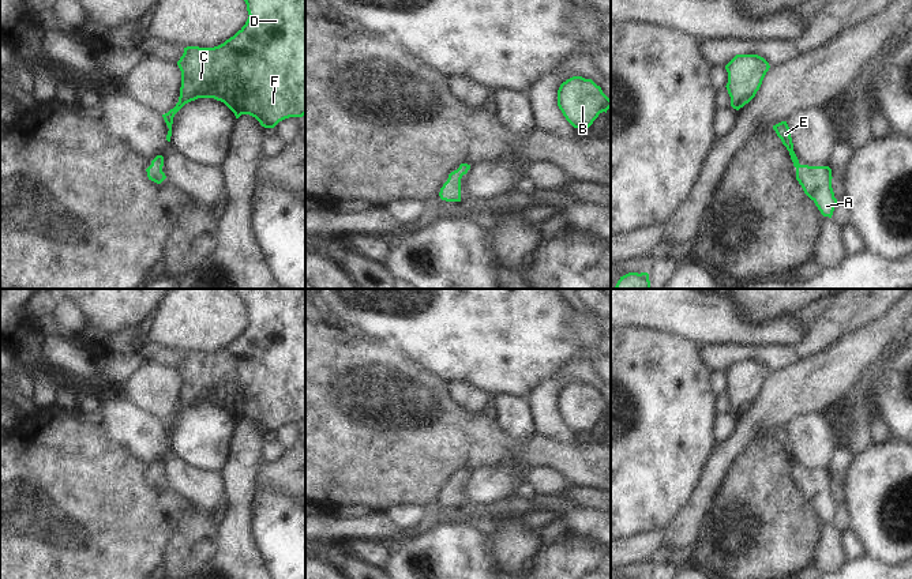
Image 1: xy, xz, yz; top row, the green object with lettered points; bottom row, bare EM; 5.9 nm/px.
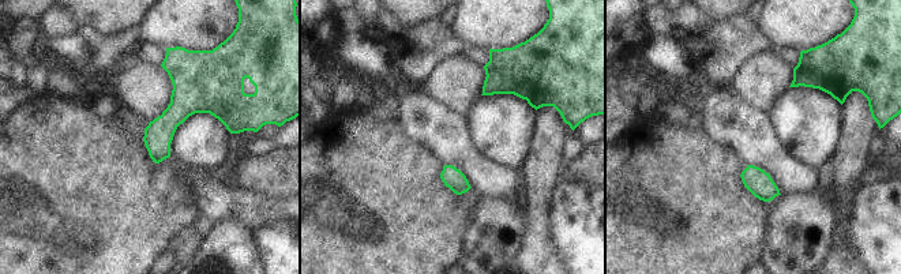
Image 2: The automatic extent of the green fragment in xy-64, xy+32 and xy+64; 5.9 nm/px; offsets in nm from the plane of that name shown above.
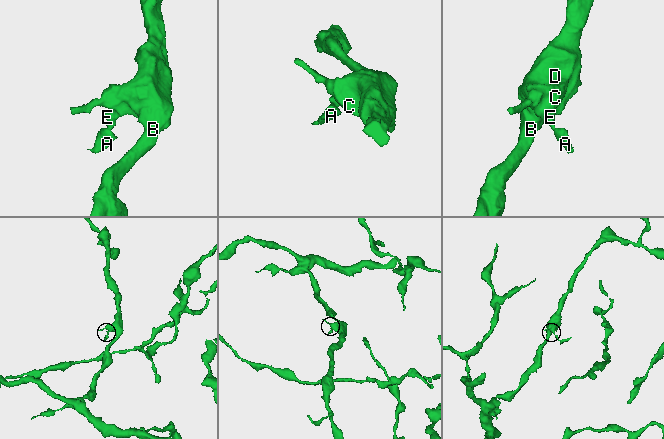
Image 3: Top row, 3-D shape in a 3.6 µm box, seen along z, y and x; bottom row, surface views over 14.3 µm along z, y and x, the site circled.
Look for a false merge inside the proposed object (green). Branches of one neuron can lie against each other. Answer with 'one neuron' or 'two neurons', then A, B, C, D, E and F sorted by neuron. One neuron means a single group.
one neuron; A B C D E F

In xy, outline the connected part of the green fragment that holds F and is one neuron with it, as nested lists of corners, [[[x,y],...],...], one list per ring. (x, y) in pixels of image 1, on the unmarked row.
[[[233,289],[236,294],[244,302],[248,316],[248,324],[245,330],[224,349],[214,353],[199,353],[199,351],[187,351],[184,358],[177,366],[177,371],[181,376],[181,392],[179,407],[168,418],[162,420],[169,436],[166,445],[170,447],[172,441],[172,429],[174,420],[188,407],[198,403],[214,403],[224,407],[239,424],[241,420],[249,420],[255,422],[262,432],[274,433],[279,426],[289,422],[303,422],[305,420],[305,289]]]

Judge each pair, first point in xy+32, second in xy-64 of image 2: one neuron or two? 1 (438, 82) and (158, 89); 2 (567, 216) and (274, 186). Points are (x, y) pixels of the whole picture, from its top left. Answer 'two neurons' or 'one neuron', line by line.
1: one neuron
2: two neurons

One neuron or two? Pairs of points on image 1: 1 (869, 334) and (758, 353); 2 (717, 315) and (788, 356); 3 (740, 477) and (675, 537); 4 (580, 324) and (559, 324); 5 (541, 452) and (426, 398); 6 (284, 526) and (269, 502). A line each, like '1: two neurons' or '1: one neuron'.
1: two neurons
2: two neurons
3: two neurons
4: two neurons
5: one neuron
6: one neuron

